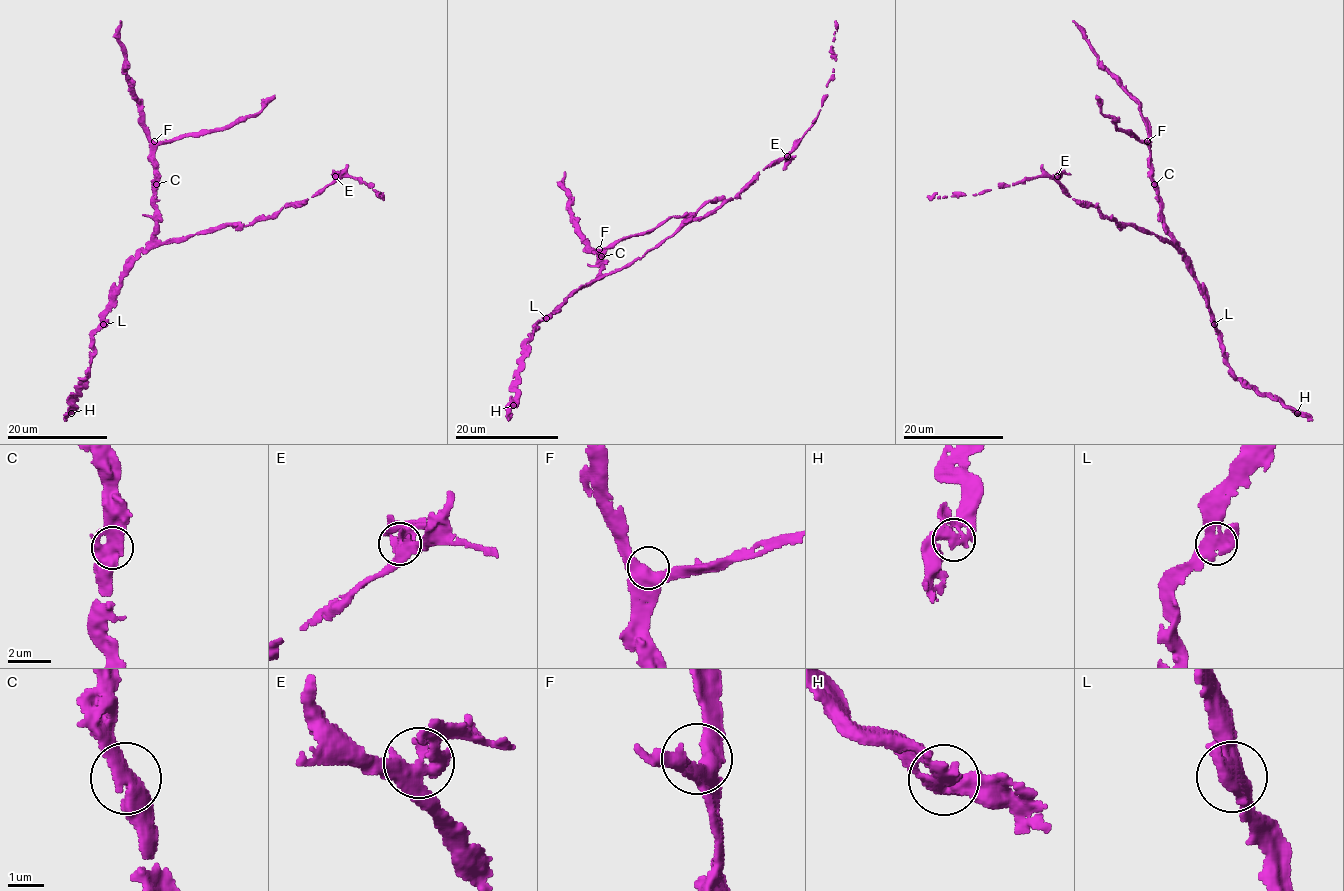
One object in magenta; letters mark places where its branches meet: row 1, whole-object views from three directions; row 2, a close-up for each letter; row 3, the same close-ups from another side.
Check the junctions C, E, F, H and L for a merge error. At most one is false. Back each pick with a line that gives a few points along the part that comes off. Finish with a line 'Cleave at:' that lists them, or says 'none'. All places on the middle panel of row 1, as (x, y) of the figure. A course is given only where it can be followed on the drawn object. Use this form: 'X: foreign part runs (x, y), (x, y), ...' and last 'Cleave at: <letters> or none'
Cleave at: none

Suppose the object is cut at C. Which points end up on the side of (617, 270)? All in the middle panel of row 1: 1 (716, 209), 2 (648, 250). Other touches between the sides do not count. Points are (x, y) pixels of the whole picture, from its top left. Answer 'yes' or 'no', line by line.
1: yes
2: yes

